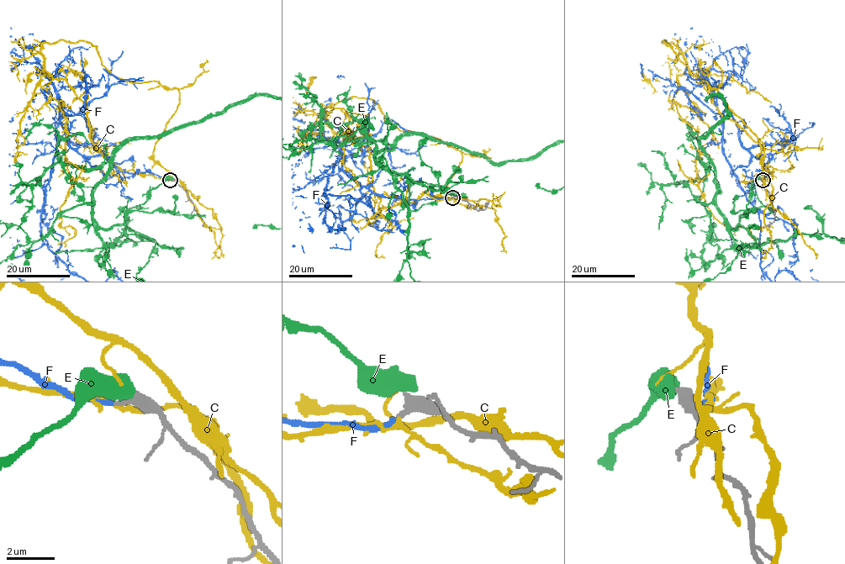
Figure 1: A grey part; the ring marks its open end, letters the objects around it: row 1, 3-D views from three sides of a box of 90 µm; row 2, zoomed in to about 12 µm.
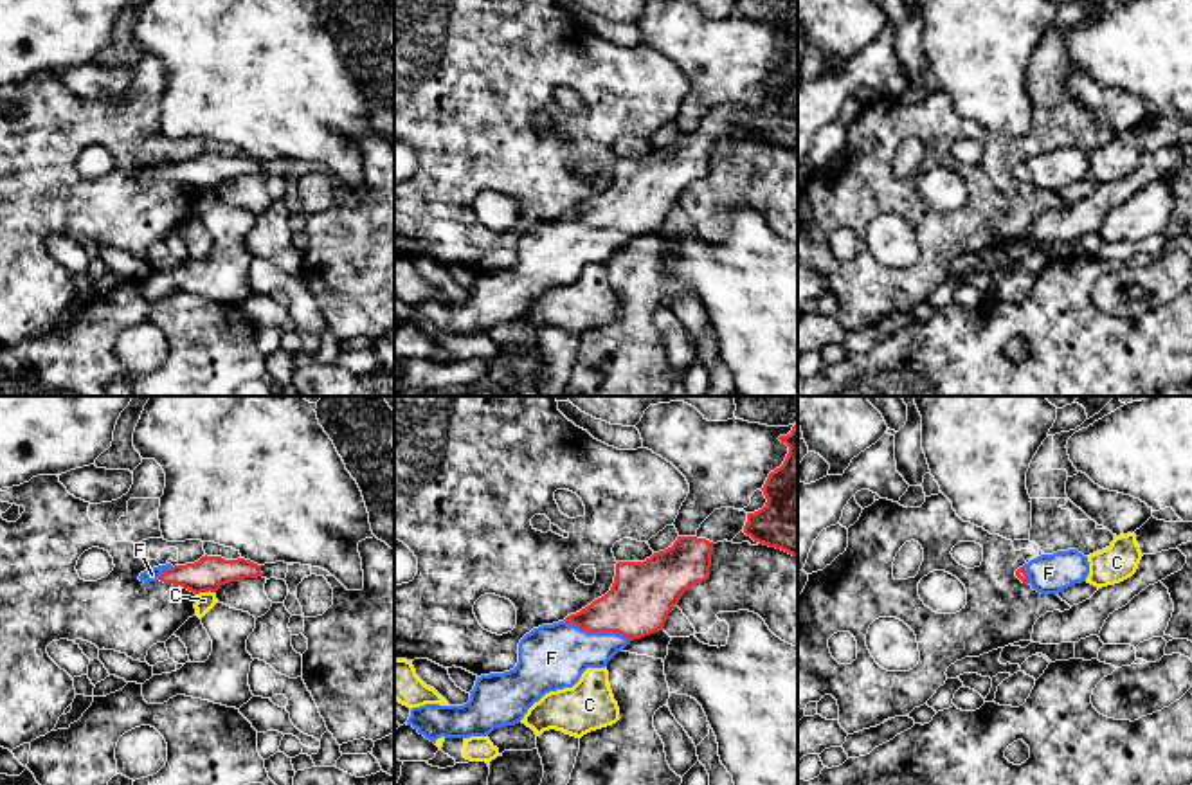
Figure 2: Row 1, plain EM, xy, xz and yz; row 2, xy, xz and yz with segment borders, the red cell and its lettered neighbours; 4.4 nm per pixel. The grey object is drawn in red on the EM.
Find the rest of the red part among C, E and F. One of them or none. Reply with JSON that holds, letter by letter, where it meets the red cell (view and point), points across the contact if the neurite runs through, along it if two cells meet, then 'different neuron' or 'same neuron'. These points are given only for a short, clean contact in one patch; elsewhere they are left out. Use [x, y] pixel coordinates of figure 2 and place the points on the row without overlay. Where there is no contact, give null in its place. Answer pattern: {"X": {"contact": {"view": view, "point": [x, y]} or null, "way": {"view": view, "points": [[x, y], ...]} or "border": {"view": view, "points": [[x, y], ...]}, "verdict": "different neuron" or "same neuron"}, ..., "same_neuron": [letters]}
{"C": {"contact": {"view": "xy", "point": [206, 188]}, "border": {"view": "xy", "points": [[215, 188], [200, 188], [197, 191]]}, "verdict": "different neuron"}, "E": {"contact": null, "verdict": "different neuron"}, "F": {"contact": {"view": "xz", "point": [598, 227]}, "way": {"view": "xz", "points": [[641, 193], [623, 211], [598, 227], [551, 254]]}, "verdict": "same neuron"}, "same_neuron": ["F"]}

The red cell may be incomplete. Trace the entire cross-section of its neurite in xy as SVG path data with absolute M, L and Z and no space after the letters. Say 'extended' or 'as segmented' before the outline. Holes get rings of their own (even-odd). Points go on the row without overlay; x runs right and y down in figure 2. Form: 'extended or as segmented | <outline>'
extended | M202 153L194 160L185 162L158 162L149 167L140 169L139 176L144 180L164 178L180 182L194 191L200 189L216 189L221 182L230 178L239 178L245 175L263 173L261 162L238 155L225 157L221 153Z

